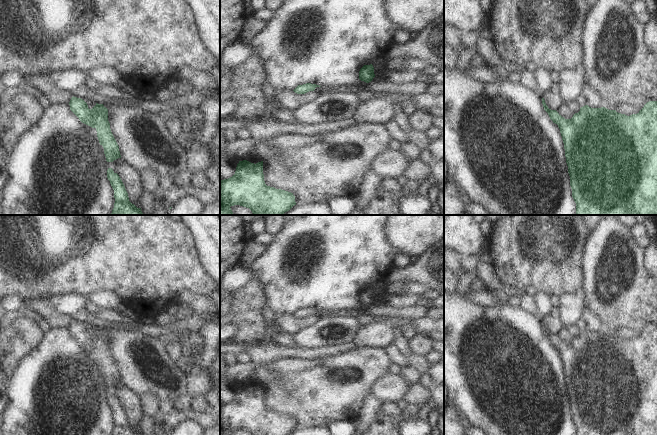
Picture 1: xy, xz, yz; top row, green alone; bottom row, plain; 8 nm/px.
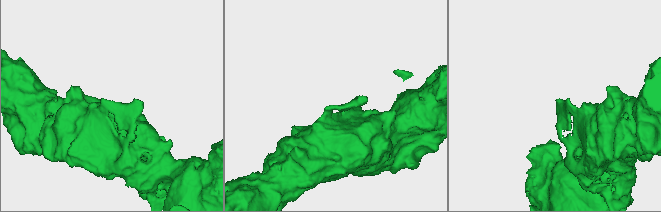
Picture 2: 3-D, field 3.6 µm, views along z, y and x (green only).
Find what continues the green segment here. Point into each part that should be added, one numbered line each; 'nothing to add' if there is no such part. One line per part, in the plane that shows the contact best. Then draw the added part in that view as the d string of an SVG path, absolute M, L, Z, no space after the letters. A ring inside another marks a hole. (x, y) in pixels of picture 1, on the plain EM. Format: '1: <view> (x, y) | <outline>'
nothing to add

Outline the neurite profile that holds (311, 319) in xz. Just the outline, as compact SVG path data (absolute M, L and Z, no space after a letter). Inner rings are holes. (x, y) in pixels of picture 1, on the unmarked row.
M273 312L274 320L281 330L286 333L295 334L301 329L316 323L319 320L318 316L309 315L305 318L297 318L293 314L287 312Z

